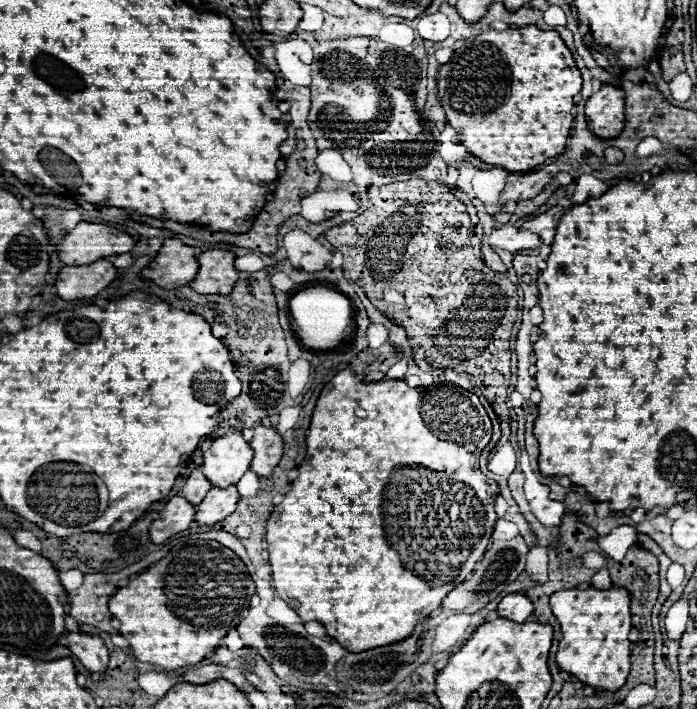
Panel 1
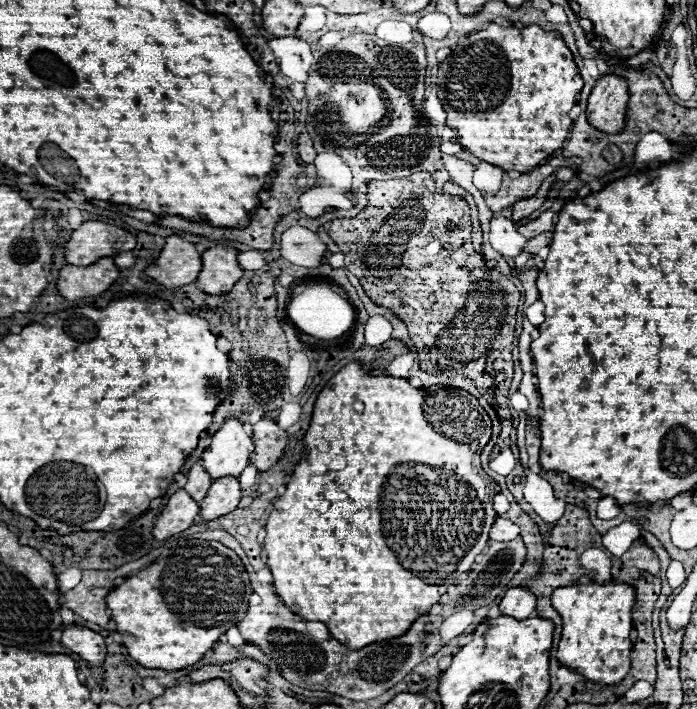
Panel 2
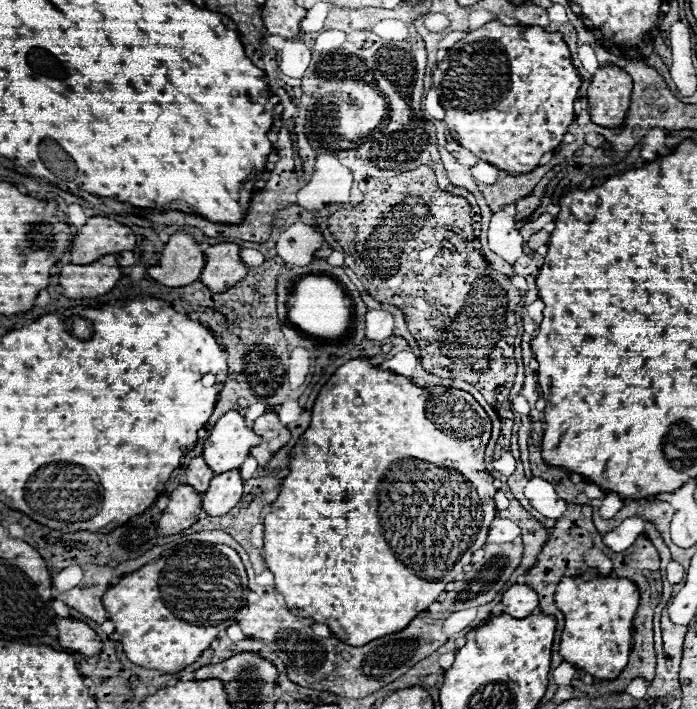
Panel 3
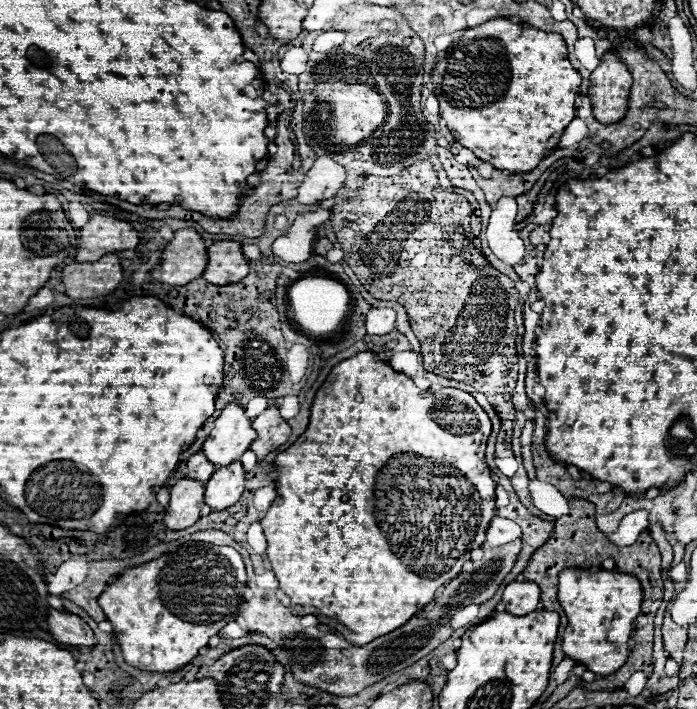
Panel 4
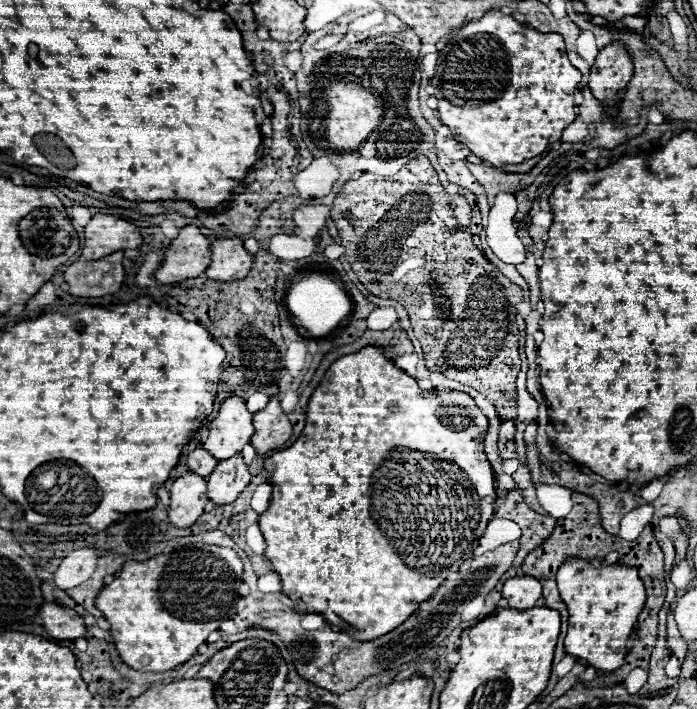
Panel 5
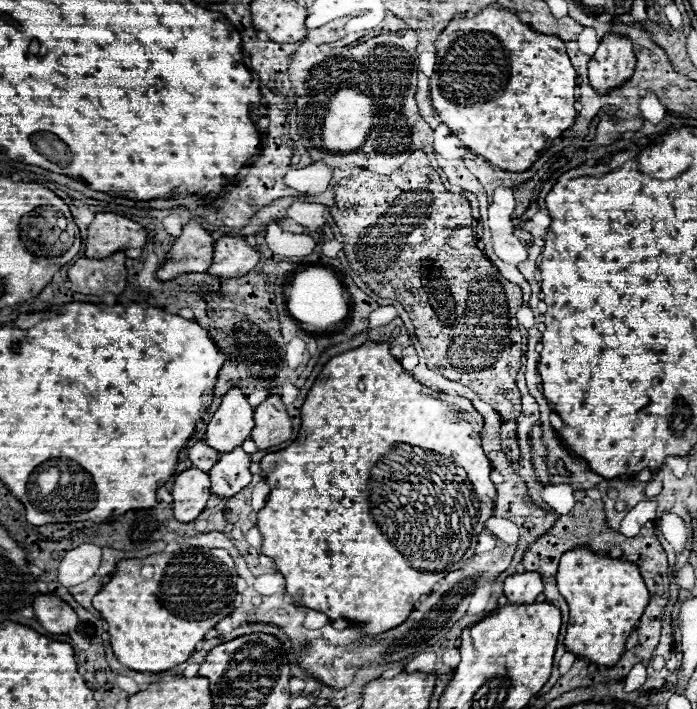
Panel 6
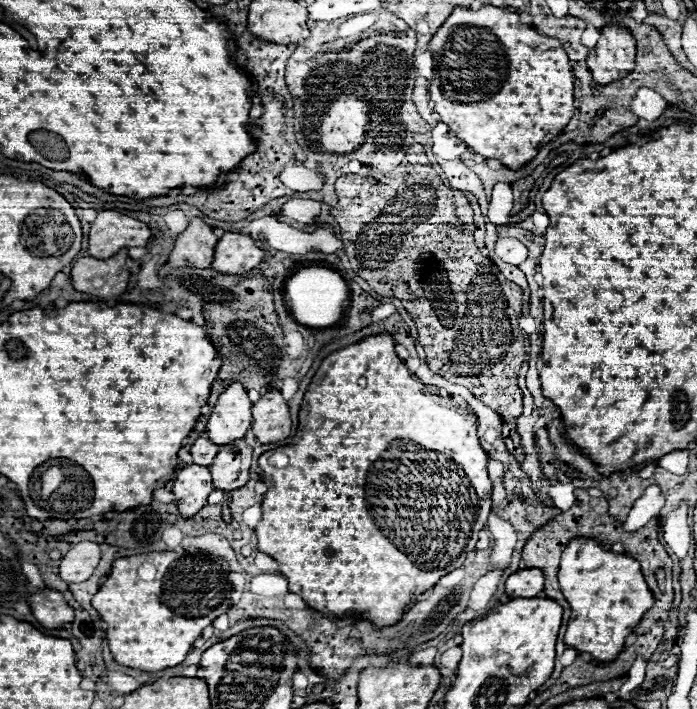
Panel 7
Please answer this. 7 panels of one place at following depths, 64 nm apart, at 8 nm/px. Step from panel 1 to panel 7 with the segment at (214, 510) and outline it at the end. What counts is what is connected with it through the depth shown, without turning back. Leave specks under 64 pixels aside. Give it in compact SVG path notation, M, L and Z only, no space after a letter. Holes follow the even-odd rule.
M244 438L232 442L232 446L222 446L218 456L214 458L214 464L210 466L214 488L222 492L232 492L246 486L246 482L250 480L250 462L252 450L246 446Z

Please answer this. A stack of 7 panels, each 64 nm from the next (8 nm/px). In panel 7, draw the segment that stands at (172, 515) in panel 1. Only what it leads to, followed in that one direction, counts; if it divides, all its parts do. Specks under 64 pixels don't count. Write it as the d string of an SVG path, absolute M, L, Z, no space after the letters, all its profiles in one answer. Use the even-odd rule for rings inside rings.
M190 464L176 474L174 480L176 506L182 518L192 518L206 506L206 498L212 492L212 478L206 466Z

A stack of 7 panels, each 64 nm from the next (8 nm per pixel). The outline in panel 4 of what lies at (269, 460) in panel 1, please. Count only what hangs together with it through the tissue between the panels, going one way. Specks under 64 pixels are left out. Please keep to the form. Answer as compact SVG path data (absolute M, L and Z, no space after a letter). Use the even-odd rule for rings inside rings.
M270 406L258 418L254 418L252 428L258 432L258 440L252 442L250 450L258 456L258 460L264 460L266 454L276 450L290 438L290 426L280 418L276 406Z

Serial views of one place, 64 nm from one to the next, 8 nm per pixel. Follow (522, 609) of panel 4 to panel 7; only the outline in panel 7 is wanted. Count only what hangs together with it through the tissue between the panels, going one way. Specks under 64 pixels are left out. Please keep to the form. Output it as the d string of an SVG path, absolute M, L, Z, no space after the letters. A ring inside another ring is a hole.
M538 568L518 570L506 580L506 594L514 598L534 598L544 586L544 576Z

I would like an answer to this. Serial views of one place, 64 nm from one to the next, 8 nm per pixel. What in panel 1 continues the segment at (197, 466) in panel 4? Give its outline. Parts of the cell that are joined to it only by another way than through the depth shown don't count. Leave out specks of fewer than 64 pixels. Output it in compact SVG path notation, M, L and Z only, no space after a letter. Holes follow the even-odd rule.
M196 468L190 476L188 476L188 480L186 480L186 484L184 484L184 488L182 488L182 496L192 504L192 506L198 506L202 500L204 500L204 494L208 492L212 488L212 484L204 478L204 474Z

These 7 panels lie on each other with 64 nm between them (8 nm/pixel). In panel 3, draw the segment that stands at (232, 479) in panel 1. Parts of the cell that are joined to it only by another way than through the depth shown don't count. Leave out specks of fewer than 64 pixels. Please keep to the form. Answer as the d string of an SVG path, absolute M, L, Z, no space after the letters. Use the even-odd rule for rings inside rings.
M230 410L216 422L204 444L202 458L214 474L238 470L250 454L252 446L258 442L260 438L256 438L256 434L246 428L244 416Z

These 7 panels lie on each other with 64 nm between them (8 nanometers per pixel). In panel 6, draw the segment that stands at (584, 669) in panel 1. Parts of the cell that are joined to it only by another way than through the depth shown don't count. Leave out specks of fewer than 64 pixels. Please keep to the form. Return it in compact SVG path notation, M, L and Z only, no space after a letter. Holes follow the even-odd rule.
M576 548L560 558L556 580L560 594L570 606L570 624L564 646L576 656L588 658L596 666L616 666L620 656L626 652L624 640L636 628L640 614L650 602L638 566L594 554L588 548Z

